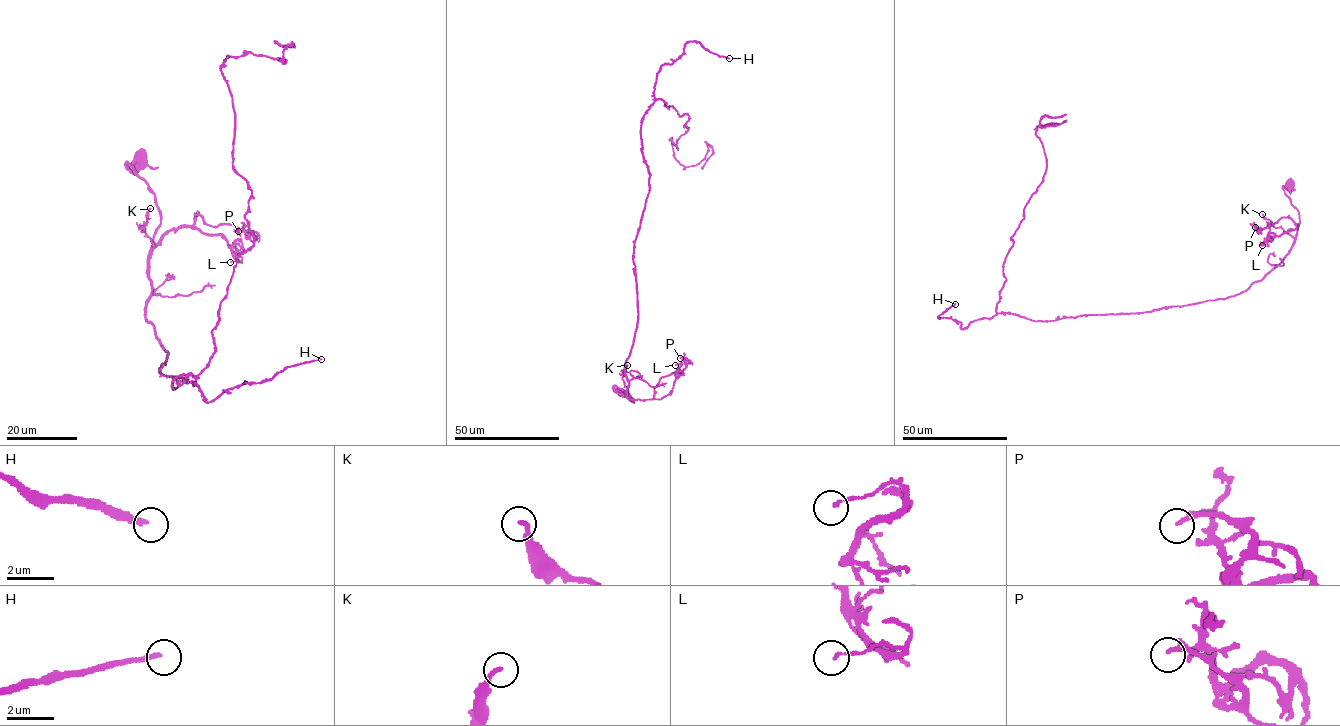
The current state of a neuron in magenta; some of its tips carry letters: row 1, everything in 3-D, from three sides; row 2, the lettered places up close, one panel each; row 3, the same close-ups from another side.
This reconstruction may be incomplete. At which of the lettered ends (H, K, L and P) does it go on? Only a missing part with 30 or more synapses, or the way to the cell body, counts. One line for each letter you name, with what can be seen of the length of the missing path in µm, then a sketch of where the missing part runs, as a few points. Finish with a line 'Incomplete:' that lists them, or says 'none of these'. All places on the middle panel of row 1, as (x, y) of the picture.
H: about 90 µm are missing; missing branch runs (729, 58), (771, 69), (788, 83), (801, 71), (808, 85), (791, 100), (784, 95), (791, 89)
Incomplete: H

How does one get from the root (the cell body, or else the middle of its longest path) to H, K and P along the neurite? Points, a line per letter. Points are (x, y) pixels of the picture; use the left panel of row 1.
H: (141, 157), (160, 215), (146, 320), (160, 373), (187, 379), (172, 388), (195, 375), (209, 402), (321, 359)
K: (141, 157), (127, 163), (154, 194), (160, 215), (153, 249), (150, 239), (141, 231), (150, 208)
P: (141, 157), (127, 163), (154, 194), (156, 244), (169, 231), (189, 227), (195, 215), (238, 231)

